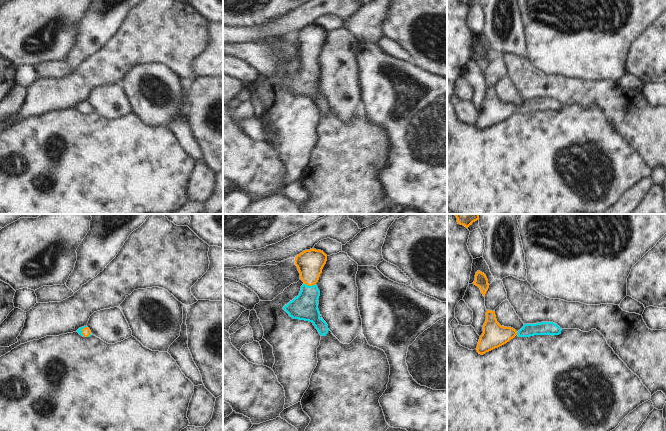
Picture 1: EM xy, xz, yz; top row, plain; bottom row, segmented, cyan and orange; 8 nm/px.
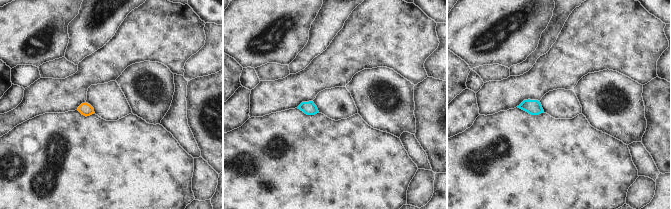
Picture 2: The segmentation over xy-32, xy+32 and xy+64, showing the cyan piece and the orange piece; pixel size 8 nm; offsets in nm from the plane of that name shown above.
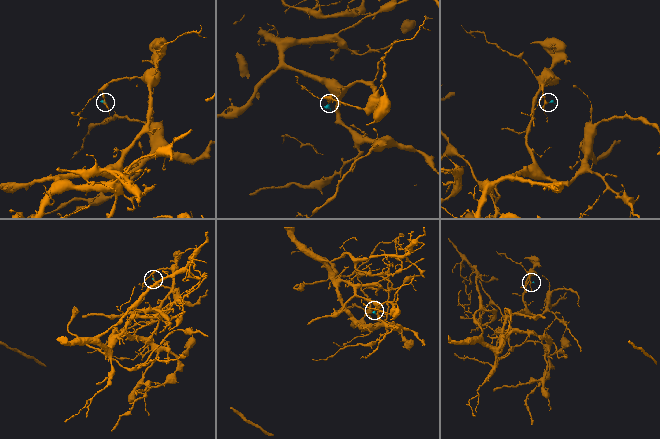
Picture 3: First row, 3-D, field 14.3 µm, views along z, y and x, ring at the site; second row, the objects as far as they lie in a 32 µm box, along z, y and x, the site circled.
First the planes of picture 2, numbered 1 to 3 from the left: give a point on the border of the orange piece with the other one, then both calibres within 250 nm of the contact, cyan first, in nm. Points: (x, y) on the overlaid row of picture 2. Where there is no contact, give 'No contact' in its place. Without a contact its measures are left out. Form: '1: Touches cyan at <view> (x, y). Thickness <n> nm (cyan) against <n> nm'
1: No contact
2: No contact
3: No contact.

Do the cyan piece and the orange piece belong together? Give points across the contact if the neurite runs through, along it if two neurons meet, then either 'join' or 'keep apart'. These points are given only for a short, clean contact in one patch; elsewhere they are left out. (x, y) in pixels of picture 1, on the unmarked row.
way xz (305, 82), (310, 62), (310, 39); join

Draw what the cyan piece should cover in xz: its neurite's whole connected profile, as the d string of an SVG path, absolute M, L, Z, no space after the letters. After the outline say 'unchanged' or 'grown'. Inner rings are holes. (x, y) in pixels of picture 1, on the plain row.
M314 24L296 32L295 41L304 60L301 62L299 71L283 83L293 95L312 98L322 112L326 112L329 105L327 99L320 93L318 85L320 67L316 59L326 37L327 31Z; grown

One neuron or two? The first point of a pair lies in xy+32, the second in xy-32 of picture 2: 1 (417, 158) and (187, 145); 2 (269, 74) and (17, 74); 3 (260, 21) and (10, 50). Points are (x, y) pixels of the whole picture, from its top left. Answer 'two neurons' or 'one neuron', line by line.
1: one neuron
2: two neurons
3: one neuron

